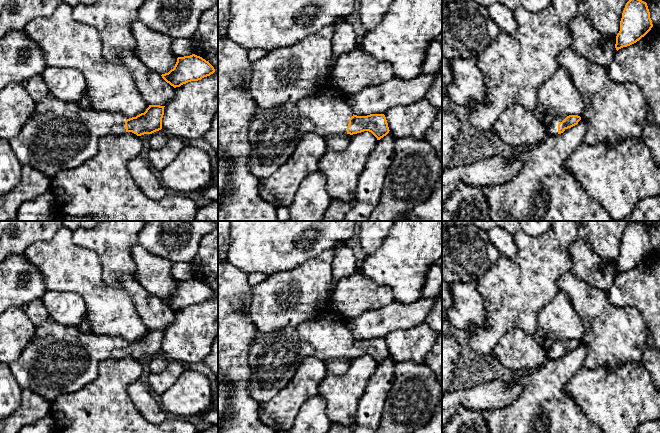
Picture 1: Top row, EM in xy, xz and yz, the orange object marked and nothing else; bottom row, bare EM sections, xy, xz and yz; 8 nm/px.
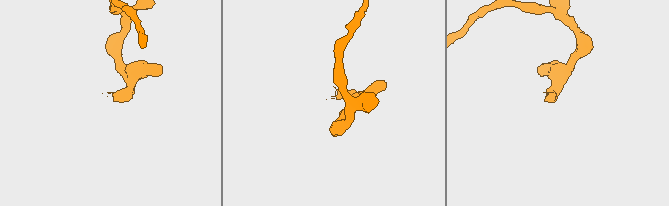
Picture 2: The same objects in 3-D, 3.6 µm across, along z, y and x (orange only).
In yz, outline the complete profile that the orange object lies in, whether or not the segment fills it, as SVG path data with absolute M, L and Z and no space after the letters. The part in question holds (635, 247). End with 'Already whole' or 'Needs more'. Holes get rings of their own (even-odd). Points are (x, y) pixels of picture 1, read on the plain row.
M632 221L625 229L620 245L620 255L616 260L618 275L644 261L653 251L647 227Z. Already whole

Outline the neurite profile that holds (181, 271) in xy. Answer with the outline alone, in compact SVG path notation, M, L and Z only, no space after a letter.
M175 262L172 266L172 275L176 281L190 280L194 278L192 262Z

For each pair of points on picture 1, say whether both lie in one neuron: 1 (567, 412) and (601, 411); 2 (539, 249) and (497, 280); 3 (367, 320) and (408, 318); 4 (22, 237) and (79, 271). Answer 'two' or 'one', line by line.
1: two
2: one
3: one
4: two

